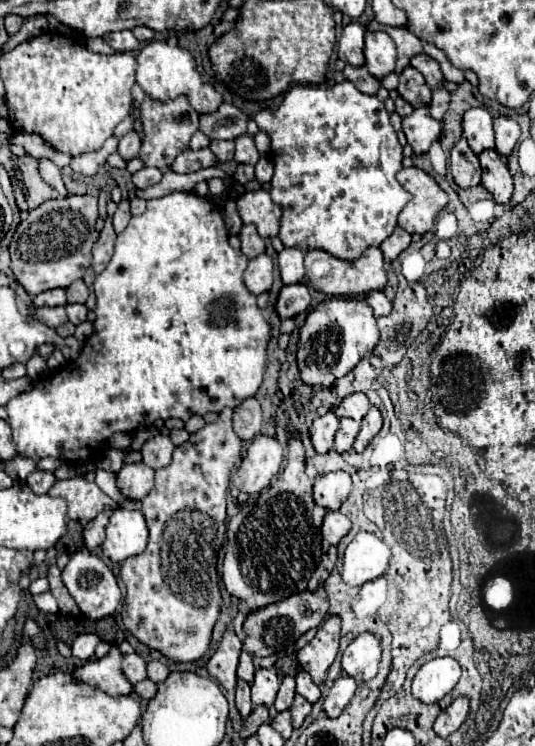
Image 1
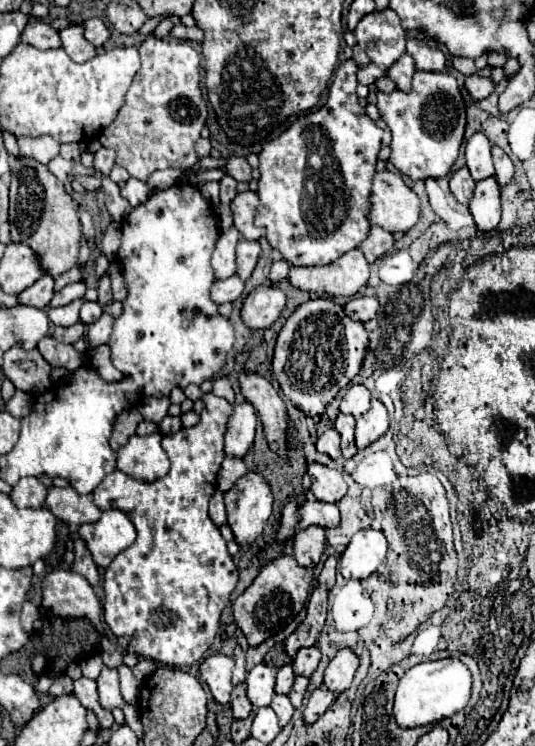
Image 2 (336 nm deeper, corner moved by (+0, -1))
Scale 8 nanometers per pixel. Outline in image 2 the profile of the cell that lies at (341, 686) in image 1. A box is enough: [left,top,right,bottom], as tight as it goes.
[303,686,335,724]

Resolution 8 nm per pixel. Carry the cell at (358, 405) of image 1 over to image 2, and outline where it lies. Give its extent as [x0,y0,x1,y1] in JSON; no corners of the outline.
[341,386,369,416]

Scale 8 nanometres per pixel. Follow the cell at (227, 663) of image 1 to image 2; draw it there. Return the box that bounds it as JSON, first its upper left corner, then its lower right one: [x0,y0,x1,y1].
[201,654,233,704]

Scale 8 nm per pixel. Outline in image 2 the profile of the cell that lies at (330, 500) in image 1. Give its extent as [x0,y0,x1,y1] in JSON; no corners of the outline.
[307,464,347,502]

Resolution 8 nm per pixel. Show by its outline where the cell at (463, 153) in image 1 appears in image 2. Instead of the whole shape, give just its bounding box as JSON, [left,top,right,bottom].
[449,166,475,204]

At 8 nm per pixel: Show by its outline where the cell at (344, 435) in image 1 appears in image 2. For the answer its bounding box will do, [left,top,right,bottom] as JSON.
[335,414,357,458]

